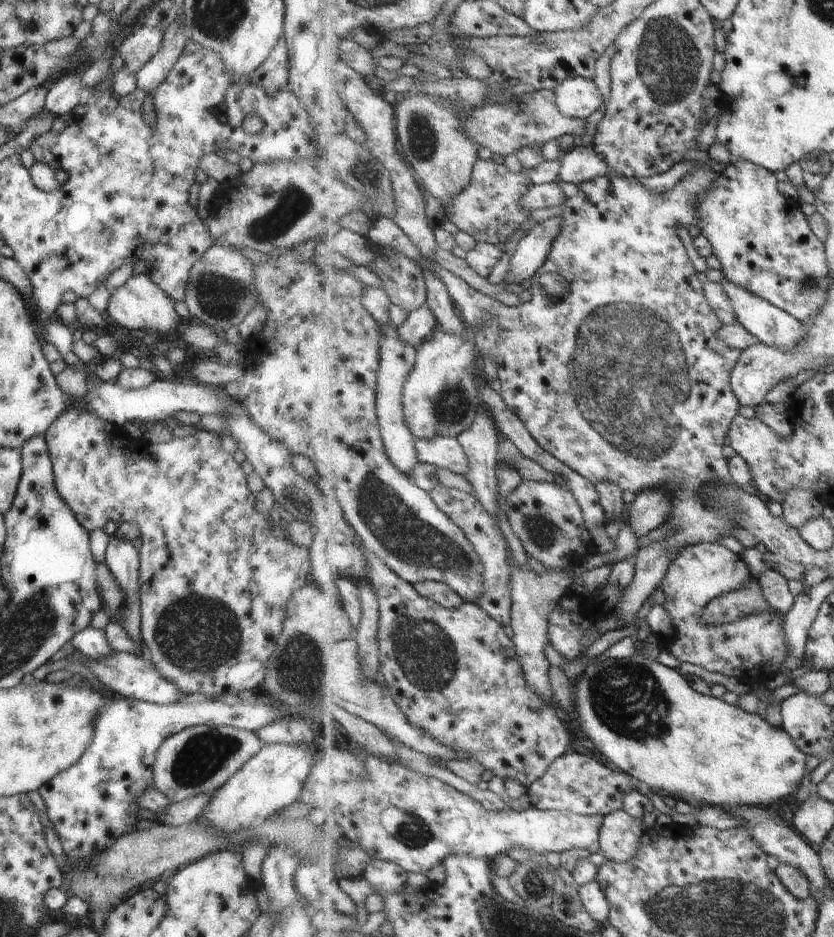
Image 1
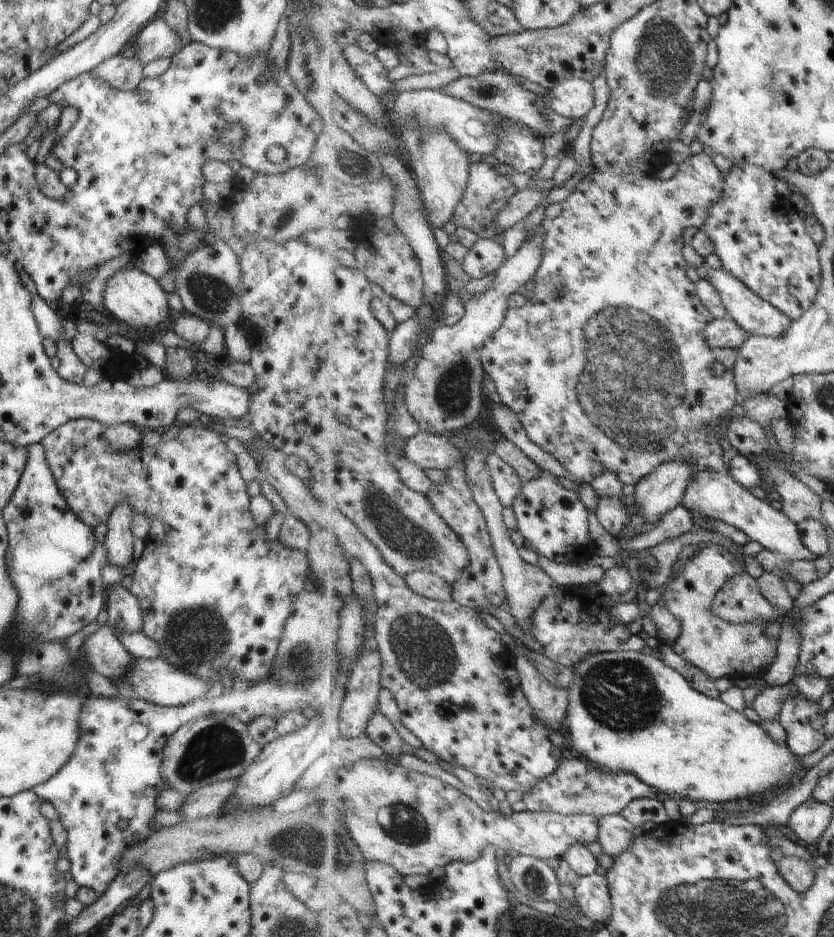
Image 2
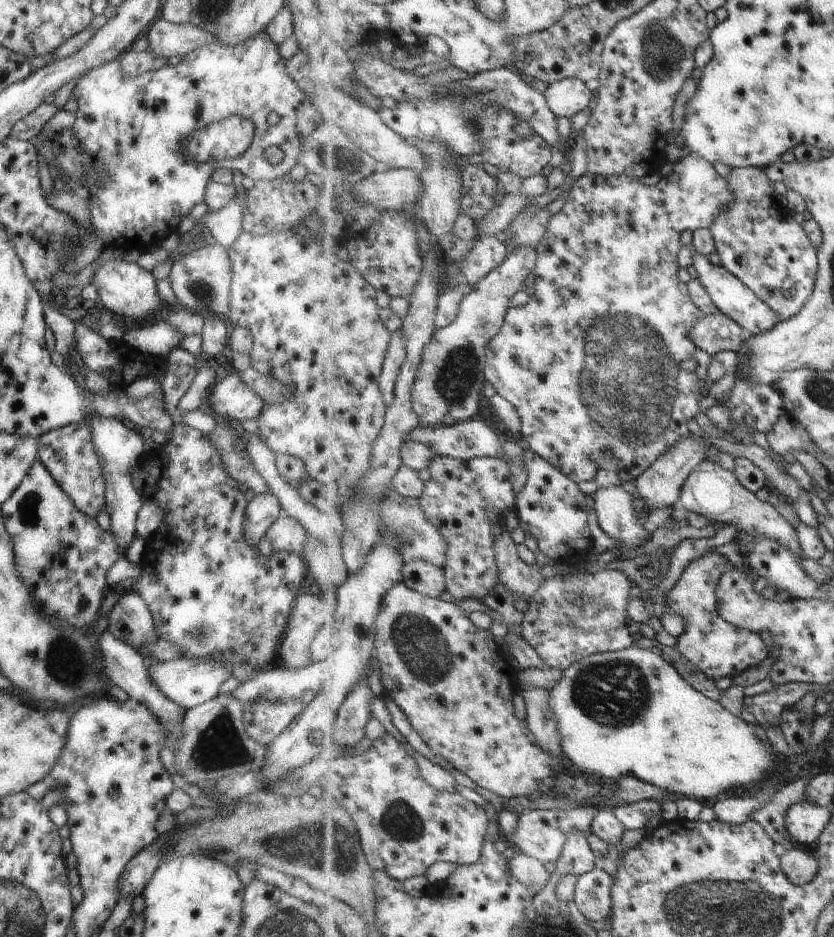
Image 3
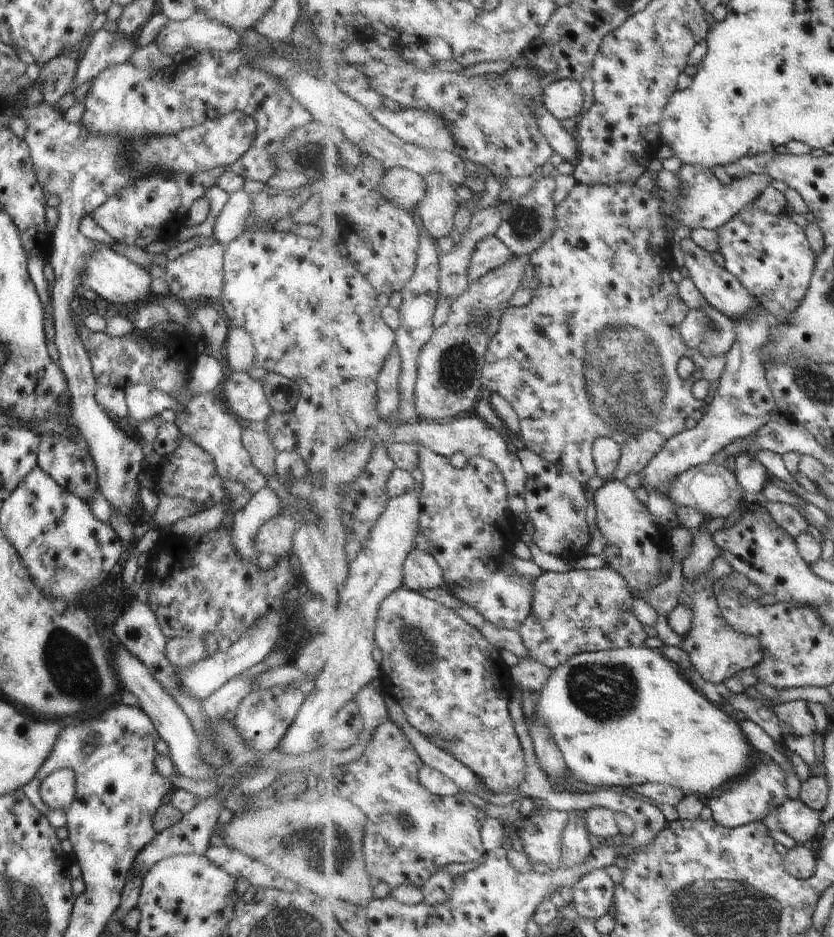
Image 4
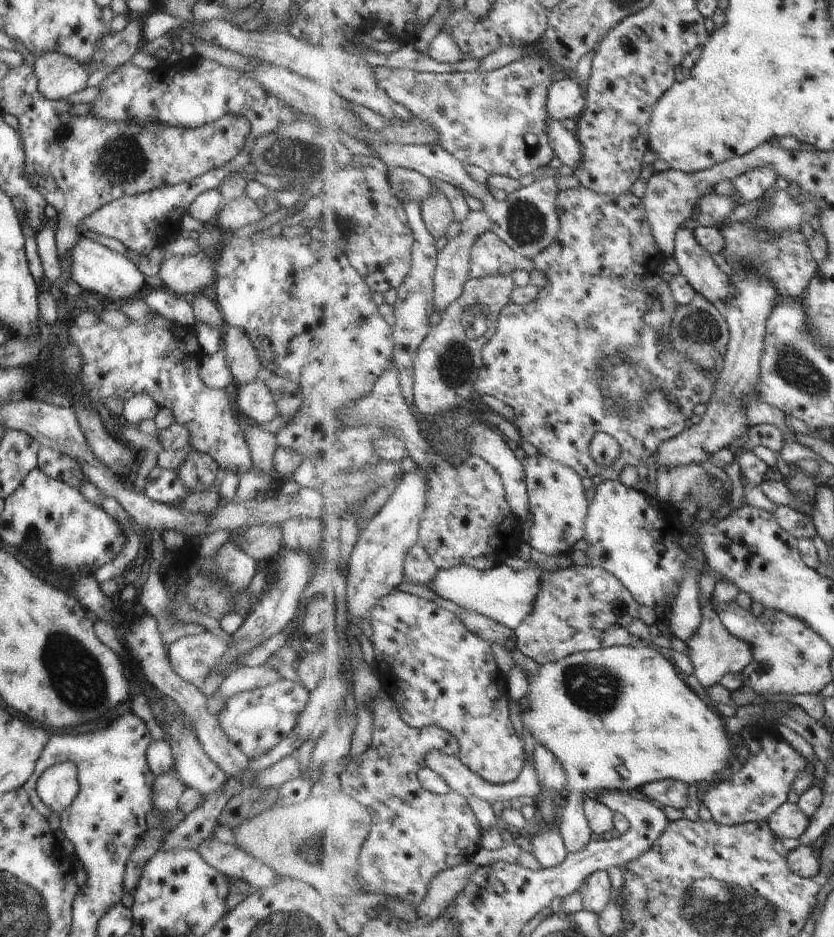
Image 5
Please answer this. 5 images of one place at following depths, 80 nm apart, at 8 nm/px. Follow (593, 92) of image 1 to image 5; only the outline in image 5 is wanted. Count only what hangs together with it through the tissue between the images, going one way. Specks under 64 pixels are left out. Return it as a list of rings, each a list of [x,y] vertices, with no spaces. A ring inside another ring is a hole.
[[[571,77],[552,83],[547,96],[547,111],[556,121],[577,120],[587,106],[586,92]]]

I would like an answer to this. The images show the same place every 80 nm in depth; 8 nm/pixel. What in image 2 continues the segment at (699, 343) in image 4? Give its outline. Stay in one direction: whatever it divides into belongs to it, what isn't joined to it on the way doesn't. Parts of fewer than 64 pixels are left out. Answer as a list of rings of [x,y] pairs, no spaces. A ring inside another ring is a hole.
[[[715,319],[706,328],[706,341],[712,349],[739,350],[751,336],[737,321]]]

